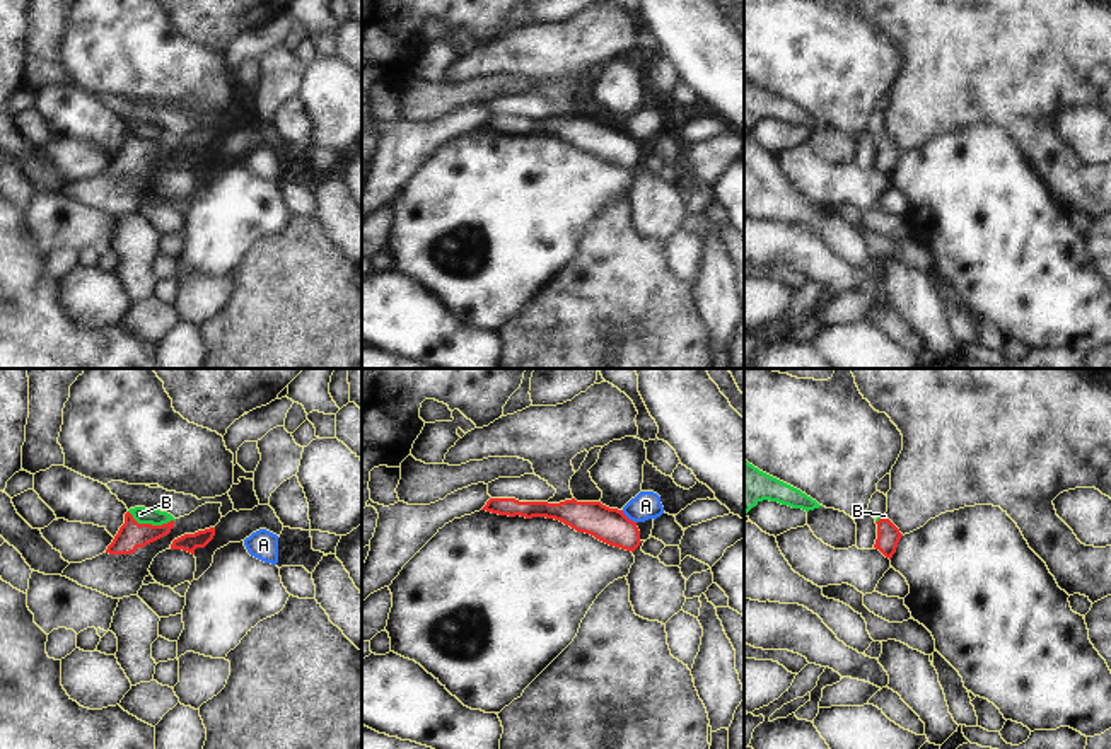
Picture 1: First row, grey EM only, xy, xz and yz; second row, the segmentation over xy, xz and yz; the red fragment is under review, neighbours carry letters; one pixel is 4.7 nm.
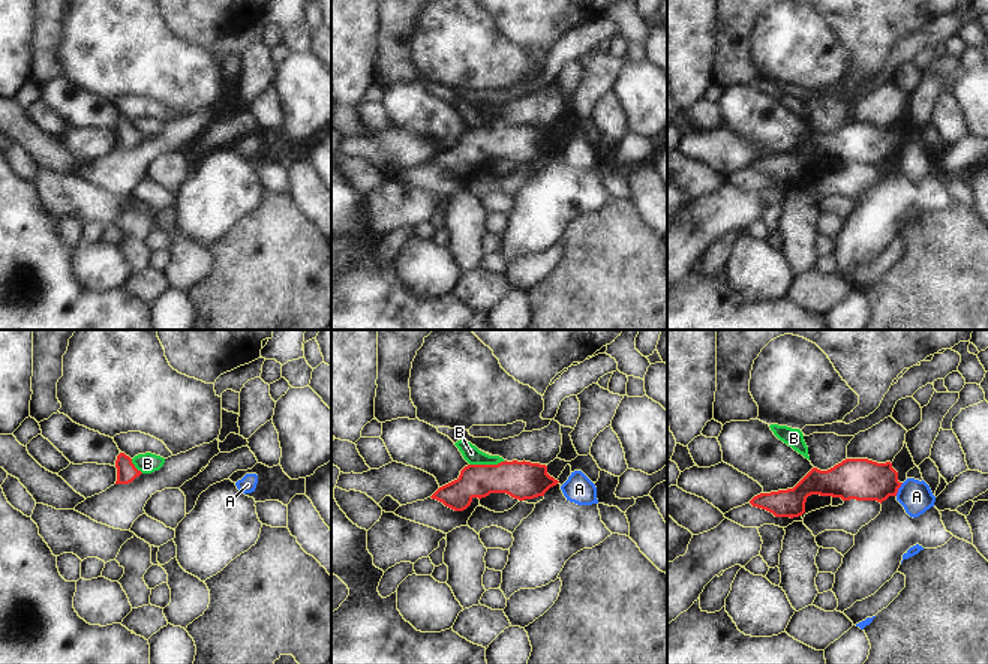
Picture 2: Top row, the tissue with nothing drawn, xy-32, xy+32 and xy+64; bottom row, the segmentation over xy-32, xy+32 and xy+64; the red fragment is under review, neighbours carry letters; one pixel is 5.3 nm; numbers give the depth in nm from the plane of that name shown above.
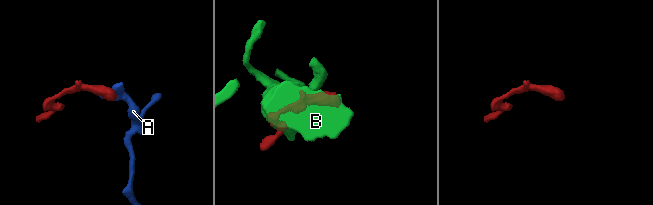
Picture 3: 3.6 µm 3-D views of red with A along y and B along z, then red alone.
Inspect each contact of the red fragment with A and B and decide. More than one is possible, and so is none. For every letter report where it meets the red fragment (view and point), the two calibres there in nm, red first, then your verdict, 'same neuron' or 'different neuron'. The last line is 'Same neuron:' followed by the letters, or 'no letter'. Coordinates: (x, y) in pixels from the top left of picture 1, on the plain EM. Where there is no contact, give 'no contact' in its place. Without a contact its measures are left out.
A: contact xz (627, 135); calibres 170 and 130 nm; different neuron
B: contact xy (151, 142); calibres 130 and 80 nm; different neuron
Same neuron: no letter

